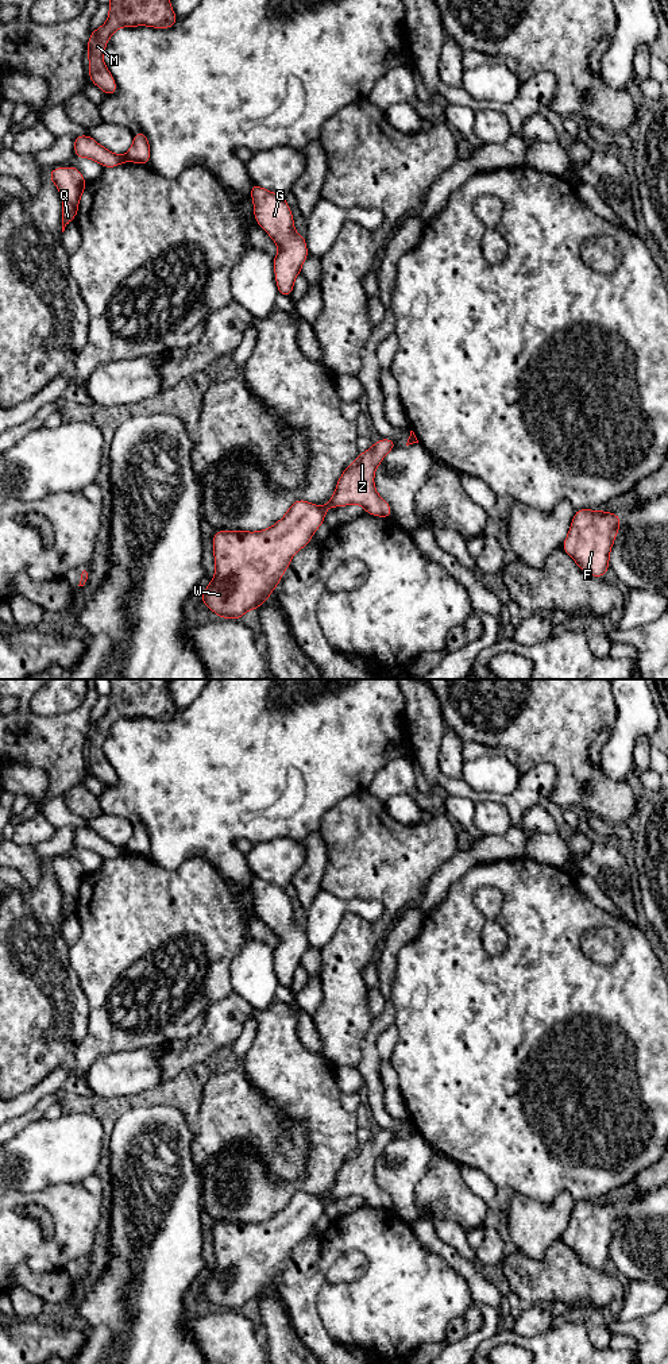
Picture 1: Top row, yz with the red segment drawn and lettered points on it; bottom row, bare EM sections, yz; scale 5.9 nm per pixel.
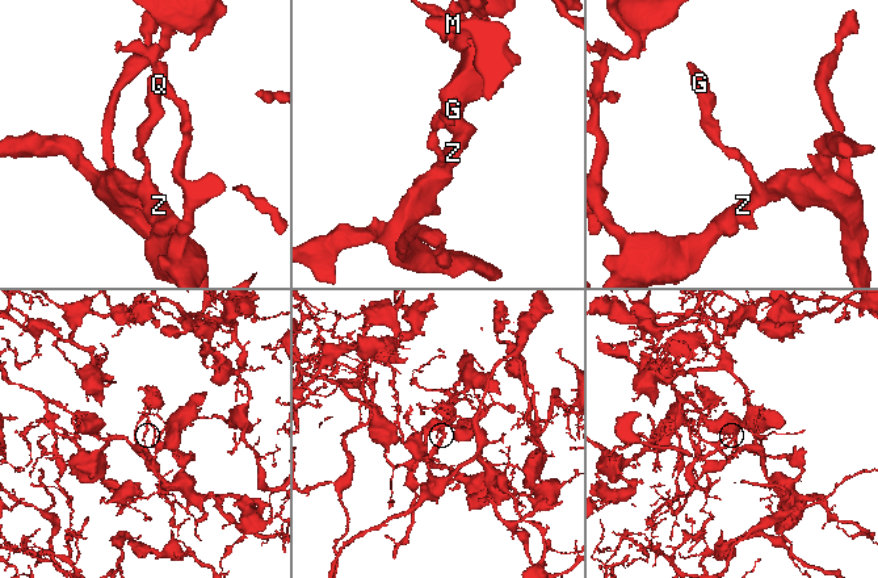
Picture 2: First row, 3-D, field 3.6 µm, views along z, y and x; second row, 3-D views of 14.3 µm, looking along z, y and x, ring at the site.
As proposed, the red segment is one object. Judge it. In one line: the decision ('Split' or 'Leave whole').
Split

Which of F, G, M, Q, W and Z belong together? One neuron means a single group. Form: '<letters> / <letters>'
F G Q W Z / M

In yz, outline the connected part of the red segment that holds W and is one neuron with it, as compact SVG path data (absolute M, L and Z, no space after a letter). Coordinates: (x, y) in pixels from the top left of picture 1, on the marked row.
M381 438L367 451L359 454L344 469L332 498L321 506L305 500L296 500L286 515L265 531L216 531L213 535L215 578L202 592L204 605L220 619L232 620L239 620L248 610L258 609L278 586L294 554L309 544L313 533L324 523L327 509L358 504L368 515L393 517L390 505L375 490L374 474L386 454L395 447L398 446L394 440Z

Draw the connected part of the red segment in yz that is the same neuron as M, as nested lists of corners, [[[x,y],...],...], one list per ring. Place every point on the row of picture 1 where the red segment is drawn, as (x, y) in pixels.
[[[111,0],[108,7],[107,22],[96,31],[90,31],[86,54],[90,81],[105,95],[116,95],[116,82],[103,61],[103,53],[111,35],[121,27],[170,28],[179,19],[175,16],[170,0]]]

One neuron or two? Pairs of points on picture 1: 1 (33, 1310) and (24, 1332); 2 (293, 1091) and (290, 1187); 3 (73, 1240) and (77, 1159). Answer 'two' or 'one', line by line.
1: two
2: one
3: two

